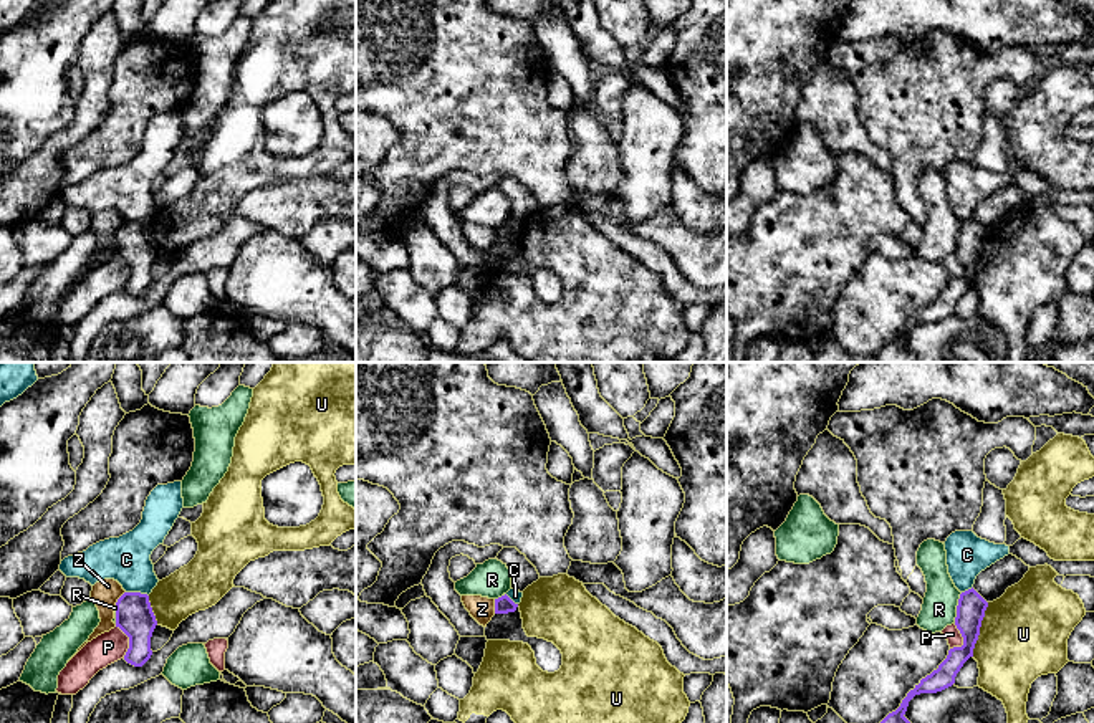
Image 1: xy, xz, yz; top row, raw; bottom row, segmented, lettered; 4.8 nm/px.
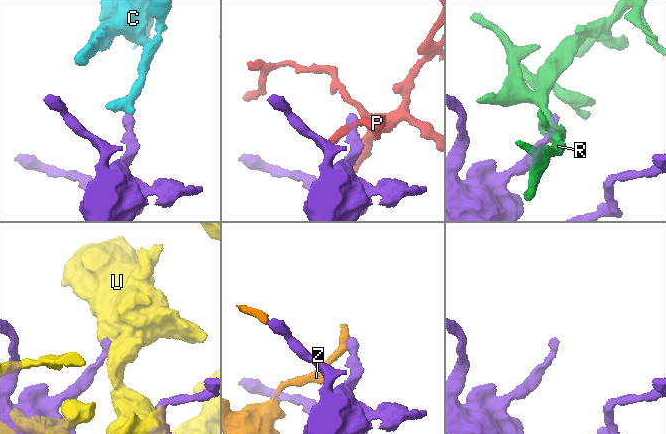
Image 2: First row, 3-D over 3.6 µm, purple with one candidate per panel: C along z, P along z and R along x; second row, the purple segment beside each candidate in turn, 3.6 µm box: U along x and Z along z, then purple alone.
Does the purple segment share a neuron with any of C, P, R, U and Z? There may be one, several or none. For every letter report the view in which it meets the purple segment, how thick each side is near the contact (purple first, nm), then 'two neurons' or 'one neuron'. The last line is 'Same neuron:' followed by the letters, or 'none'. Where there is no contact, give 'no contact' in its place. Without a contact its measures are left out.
C: contact in xy; calibres 180 and 220 nm; two neurons
P: contact in xy; calibres 180 and 150 nm; two neurons
R: contact in yz; calibres 140 and 170 nm; two neurons
U: contact in yz; calibres 140 and 420 nm; two neurons
Z: contact in xy; calibres 180 and 140 nm; two neurons
Same neuron: none

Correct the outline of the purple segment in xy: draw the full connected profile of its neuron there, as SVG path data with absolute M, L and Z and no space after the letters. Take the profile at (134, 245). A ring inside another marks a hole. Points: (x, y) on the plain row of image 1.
M124 222L116 232L116 256L129 266L129 278L124 290L142 296L152 285L151 266L157 255L149 225Z

